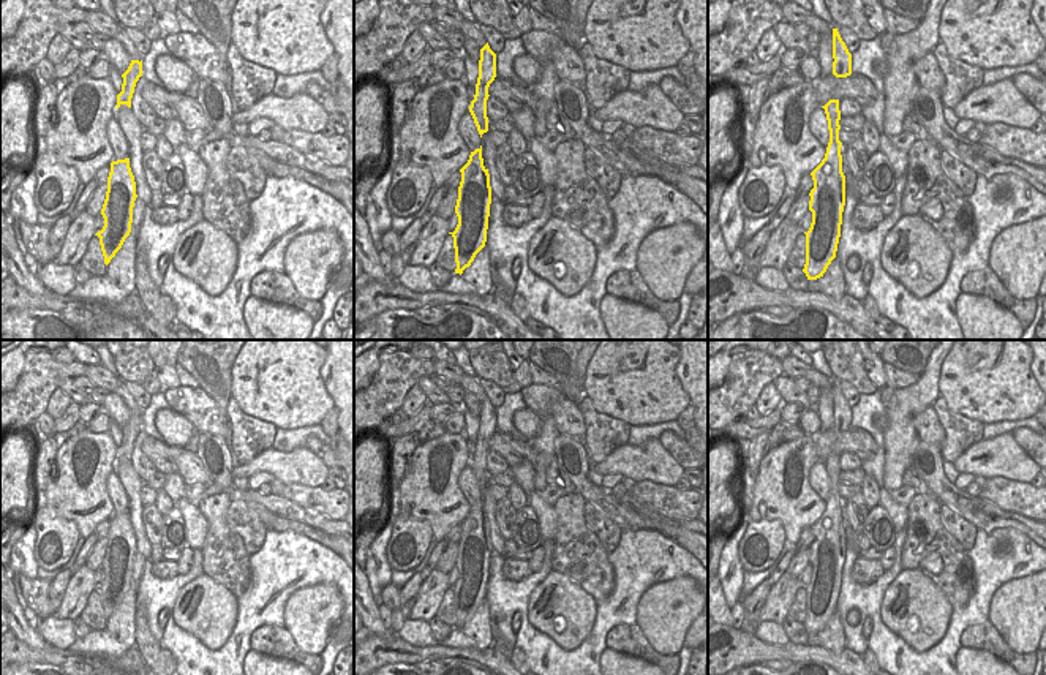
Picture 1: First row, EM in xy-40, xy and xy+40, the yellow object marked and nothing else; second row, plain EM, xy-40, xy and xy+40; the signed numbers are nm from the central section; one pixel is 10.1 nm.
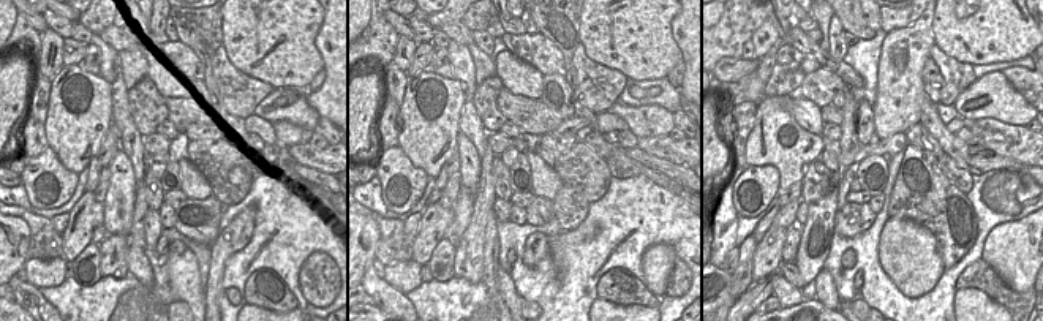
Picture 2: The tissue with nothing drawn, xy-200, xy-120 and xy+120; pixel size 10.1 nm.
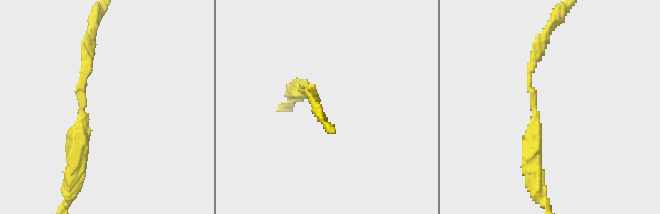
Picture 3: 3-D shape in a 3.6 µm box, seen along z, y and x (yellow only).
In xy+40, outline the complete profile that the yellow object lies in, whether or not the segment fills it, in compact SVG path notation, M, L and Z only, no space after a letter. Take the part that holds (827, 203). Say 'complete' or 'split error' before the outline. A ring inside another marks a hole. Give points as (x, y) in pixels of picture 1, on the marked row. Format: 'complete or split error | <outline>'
complete | M830 100L822 106L826 114L830 142L825 158L811 172L814 188L809 196L812 223L806 234L806 264L803 272L807 280L823 277L836 258L841 237L842 212L845 206L845 175L842 172L842 155L839 141L839 100Z

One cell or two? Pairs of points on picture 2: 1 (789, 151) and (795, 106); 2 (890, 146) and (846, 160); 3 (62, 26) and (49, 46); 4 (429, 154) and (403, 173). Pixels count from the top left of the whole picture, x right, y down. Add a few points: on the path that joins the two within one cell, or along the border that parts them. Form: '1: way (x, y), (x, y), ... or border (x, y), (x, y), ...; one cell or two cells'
1: border (781, 98), (789, 114), (803, 128), (820, 136); two cells
2: way (879, 149), (868, 149), (857, 157); one cell
3: border (48, 29), (62, 40); two cells
4: border (397, 146), (429, 177); two cells

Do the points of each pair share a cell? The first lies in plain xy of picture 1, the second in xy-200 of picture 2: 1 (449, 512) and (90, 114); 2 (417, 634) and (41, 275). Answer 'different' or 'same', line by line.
1: same
2: same

